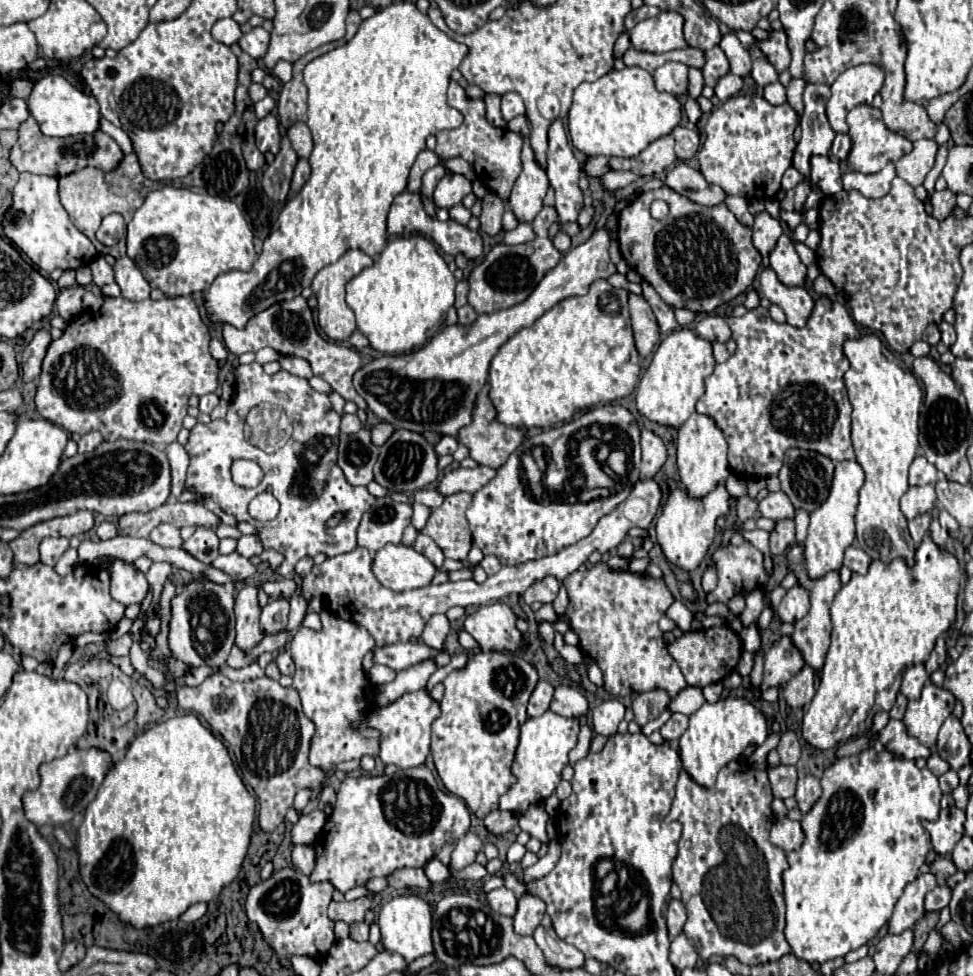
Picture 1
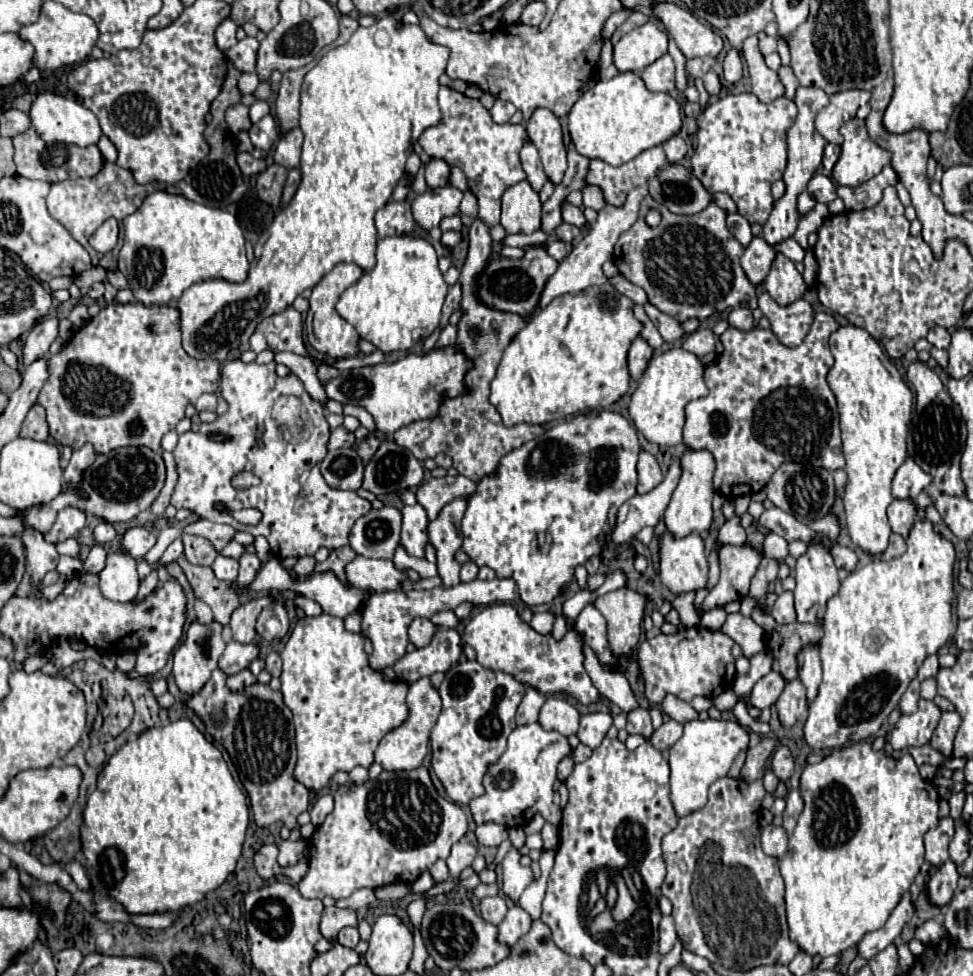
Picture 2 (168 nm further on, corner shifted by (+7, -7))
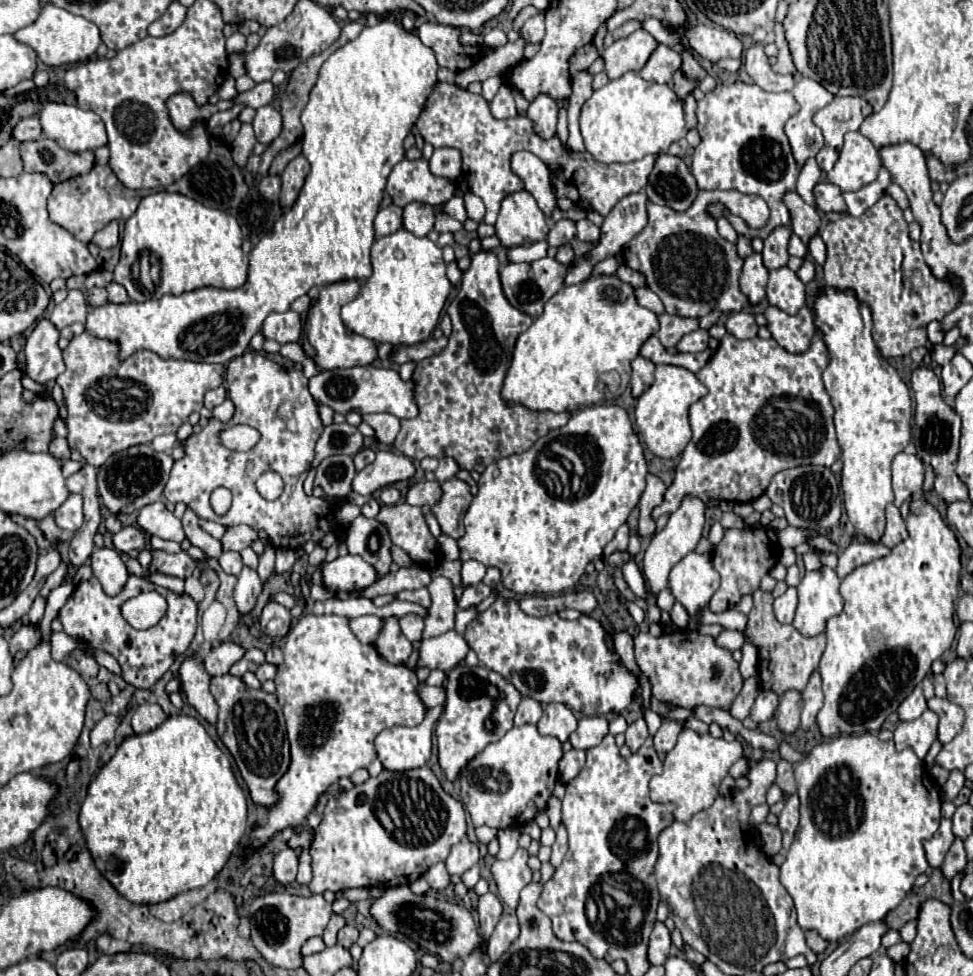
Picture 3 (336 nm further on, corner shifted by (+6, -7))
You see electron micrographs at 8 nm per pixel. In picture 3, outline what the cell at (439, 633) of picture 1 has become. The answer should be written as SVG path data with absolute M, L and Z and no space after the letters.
M413 613L405 615L405 617L401 617L401 619L399 619L399 625L401 625L401 631L405 633L405 637L407 637L411 643L421 641L425 623L423 623L423 619L421 619L419 615L413 615Z

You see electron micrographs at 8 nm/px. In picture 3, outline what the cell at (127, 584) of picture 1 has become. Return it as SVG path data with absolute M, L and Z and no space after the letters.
M95 549L91 555L91 569L93 575L99 579L103 591L111 597L119 595L129 579L127 565L117 549Z

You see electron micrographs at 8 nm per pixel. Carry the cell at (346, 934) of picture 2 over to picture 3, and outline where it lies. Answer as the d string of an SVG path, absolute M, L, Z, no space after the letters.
M345 925L341 931L339 931L339 945L343 945L345 949L349 949L353 943L357 943L357 937L359 937L359 931L357 927L353 925Z

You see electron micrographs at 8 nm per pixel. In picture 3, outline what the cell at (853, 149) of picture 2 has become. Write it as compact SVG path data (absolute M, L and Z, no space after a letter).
M859 131L845 135L845 145L827 179L841 191L859 191L879 175L881 157L877 147Z

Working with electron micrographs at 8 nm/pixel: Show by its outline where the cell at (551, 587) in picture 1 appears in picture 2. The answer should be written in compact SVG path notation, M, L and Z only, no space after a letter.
M588 411L588 413L580 413L572 419L566 419L558 425L552 425L542 437L532 439L528 443L524 443L522 447L510 451L508 455L504 455L498 463L498 469L492 475L486 475L474 495L470 495L468 499L468 509L462 517L460 523L460 531L464 535L462 541L462 551L470 557L470 561L474 561L478 567L486 565L490 569L496 571L498 577L510 577L516 581L518 591L520 591L520 599L528 605L528 607L536 607L536 605L544 605L550 603L554 597L558 597L562 593L562 589L566 585L570 585L574 581L574 571L578 565L584 565L592 555L600 555L604 545L610 541L610 535L614 531L614 523L616 523L616 513L620 509L622 503L626 503L630 497L636 495L636 463L638 463L638 453L640 453L640 443L638 443L638 435L636 429L628 423L628 419L624 419L620 413L614 411Z

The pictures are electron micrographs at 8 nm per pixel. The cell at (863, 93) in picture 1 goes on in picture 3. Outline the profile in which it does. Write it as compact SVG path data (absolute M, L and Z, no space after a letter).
M835 97L813 117L813 123L821 127L829 147L841 149L843 135L847 131L857 131L863 123L861 97Z

